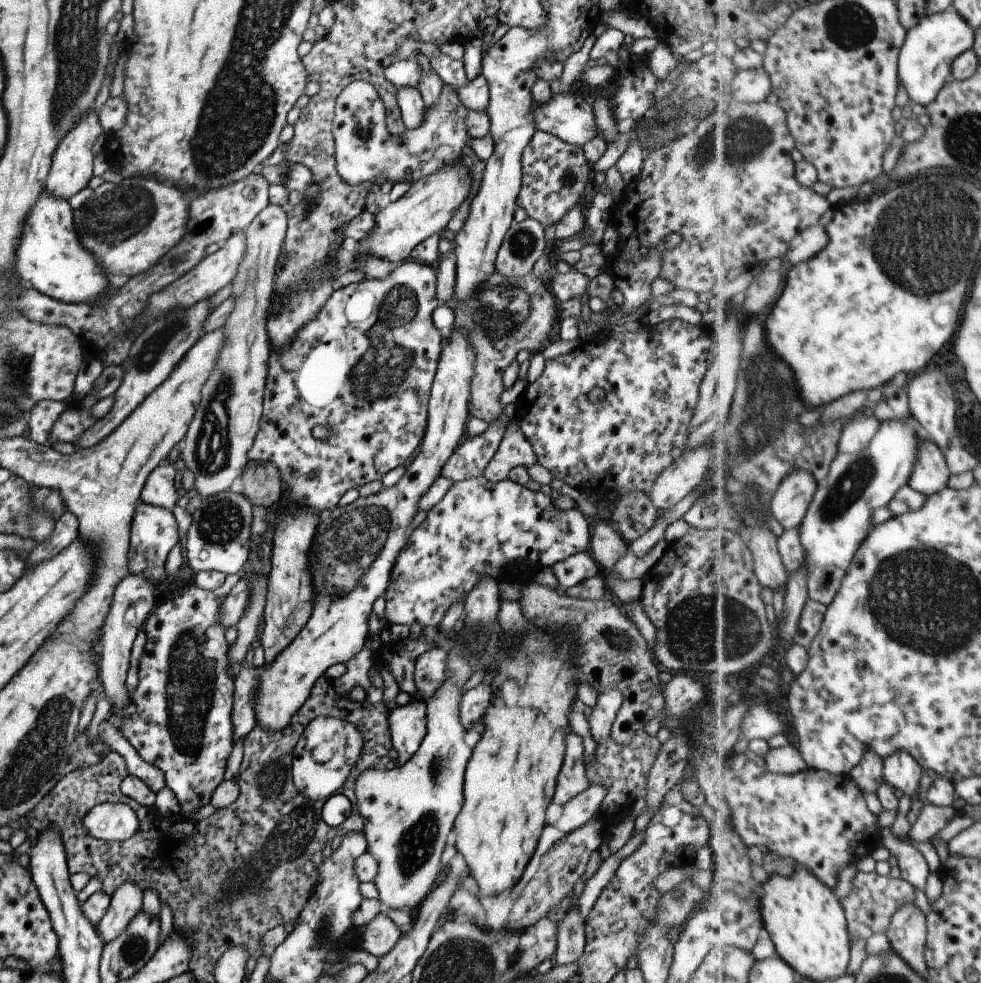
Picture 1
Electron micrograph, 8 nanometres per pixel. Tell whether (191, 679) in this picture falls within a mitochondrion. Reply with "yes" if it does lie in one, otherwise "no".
yes

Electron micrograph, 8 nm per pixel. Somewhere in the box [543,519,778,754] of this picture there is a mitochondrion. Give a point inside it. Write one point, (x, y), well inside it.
(702, 630)

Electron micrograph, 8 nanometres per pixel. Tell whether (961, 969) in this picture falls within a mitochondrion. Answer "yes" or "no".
no

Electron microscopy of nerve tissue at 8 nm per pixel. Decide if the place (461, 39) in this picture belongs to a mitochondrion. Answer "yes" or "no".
no

